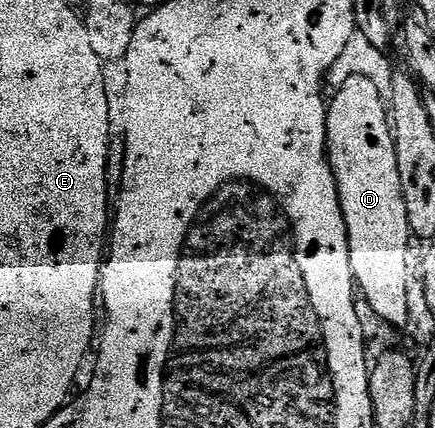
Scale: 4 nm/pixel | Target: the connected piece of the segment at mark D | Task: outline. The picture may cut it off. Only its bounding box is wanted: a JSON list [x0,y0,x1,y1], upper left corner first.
[326,76,412,328]

